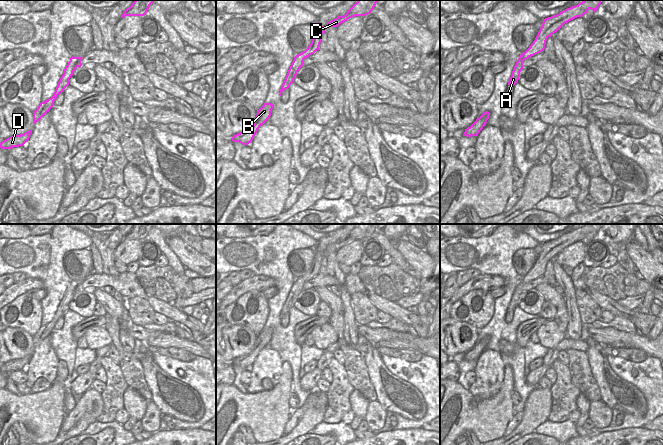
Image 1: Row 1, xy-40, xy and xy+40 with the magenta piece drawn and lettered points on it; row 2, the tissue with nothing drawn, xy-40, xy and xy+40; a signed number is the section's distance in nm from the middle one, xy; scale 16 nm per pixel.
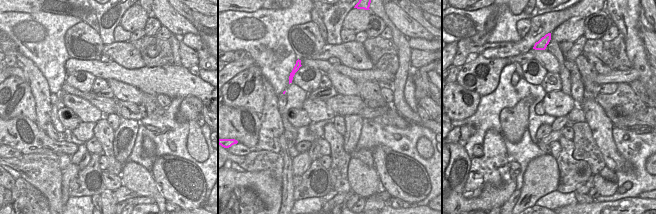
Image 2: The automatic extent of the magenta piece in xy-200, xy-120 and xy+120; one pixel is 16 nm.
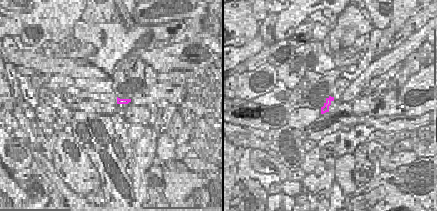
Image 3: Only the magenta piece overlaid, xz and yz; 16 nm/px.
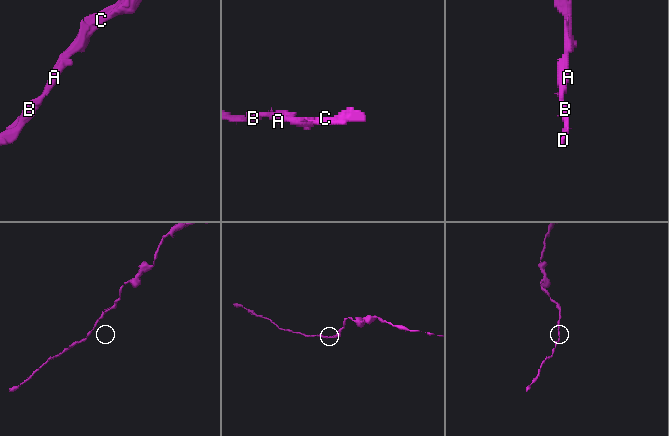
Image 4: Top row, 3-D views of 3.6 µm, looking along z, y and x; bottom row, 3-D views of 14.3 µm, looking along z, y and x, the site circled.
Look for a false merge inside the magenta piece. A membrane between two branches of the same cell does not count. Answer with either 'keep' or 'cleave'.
keep

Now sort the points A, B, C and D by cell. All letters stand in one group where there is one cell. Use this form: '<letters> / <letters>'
A B C D

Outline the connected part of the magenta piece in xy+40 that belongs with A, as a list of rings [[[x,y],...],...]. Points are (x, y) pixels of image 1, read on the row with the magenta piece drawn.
[[[583,0],[578,5],[567,8],[557,15],[543,19],[542,27],[540,28],[535,40],[530,47],[519,56],[508,85],[515,85],[518,82],[520,72],[523,69],[523,61],[544,51],[546,41],[549,37],[557,32],[565,23],[577,17],[582,17],[589,9],[596,12],[600,4],[601,0]]]

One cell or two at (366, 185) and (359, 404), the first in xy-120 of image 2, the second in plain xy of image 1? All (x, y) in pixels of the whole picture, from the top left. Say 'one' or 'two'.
one

